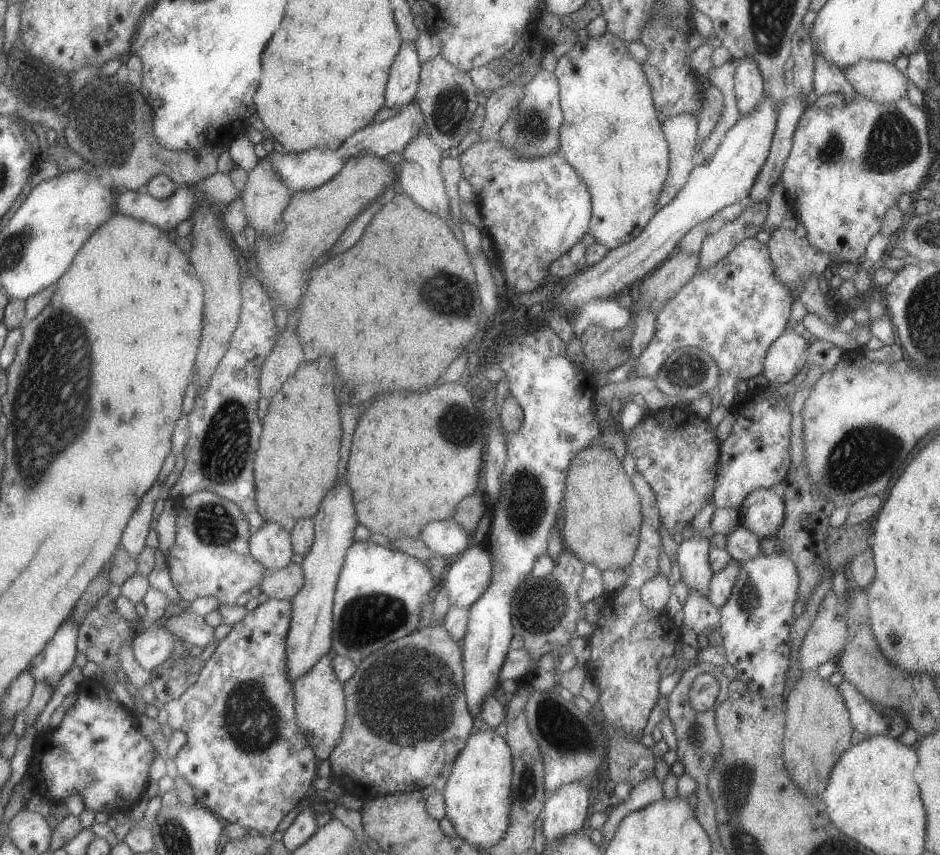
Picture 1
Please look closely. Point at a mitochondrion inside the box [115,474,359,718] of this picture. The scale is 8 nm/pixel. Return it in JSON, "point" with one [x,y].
{"point":[213,523]}

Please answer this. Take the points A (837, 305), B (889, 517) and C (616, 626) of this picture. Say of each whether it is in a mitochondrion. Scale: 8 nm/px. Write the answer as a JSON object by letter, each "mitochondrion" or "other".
{"A":"other","B":"other","C":"other"}

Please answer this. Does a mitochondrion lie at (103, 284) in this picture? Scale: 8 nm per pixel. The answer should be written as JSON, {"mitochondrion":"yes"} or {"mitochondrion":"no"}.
{"mitochondrion":"no"}

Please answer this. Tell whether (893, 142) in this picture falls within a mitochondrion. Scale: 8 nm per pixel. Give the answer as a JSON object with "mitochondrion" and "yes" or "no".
{"mitochondrion":"yes"}

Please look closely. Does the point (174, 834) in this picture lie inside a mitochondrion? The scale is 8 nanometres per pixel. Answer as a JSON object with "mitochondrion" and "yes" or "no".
{"mitochondrion":"yes"}

